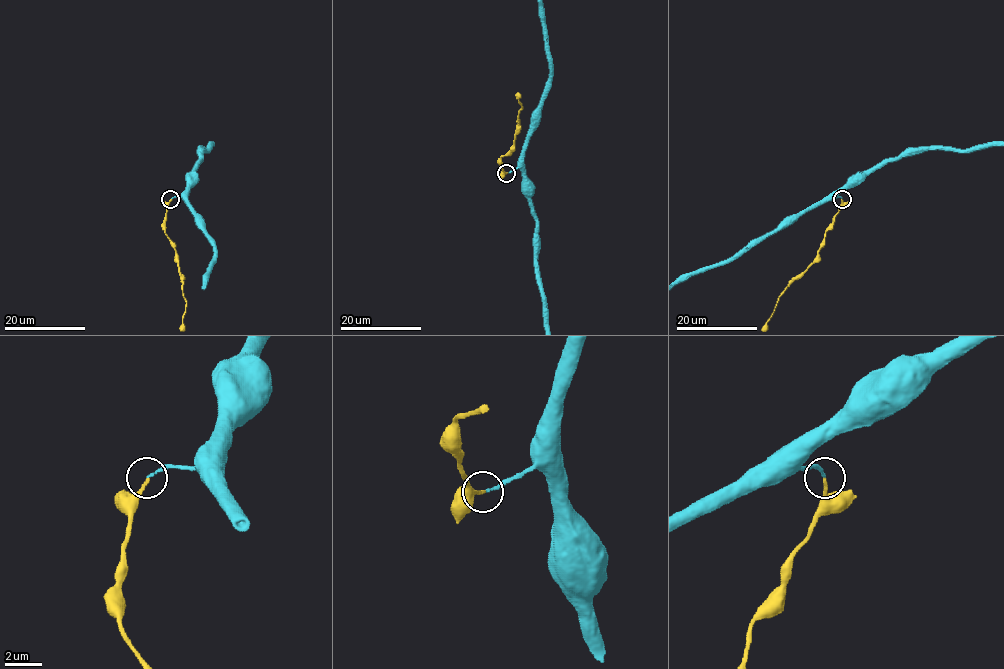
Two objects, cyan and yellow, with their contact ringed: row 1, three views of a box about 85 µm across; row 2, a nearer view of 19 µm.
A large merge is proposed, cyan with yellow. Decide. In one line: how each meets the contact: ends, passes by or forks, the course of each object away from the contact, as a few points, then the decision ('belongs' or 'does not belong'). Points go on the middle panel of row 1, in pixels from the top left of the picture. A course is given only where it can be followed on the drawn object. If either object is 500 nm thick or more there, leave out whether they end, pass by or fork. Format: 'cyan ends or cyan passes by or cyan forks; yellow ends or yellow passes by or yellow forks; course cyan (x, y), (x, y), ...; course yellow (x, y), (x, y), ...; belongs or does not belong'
cyan ends; yellow ends; course cyan (506, 172), (518, 167), (525, 189); course yellow (506, 172), (501, 166), (501, 156), (511, 149), (518, 112), (522, 108), (516, 93); belongs

